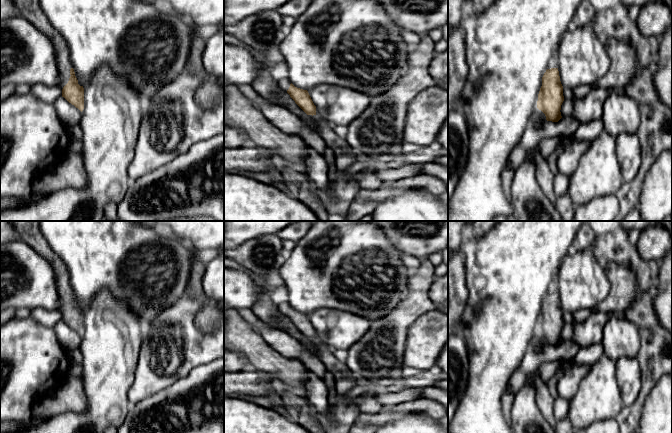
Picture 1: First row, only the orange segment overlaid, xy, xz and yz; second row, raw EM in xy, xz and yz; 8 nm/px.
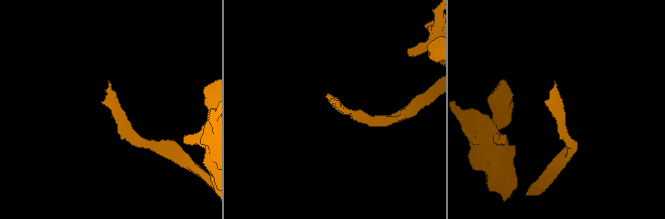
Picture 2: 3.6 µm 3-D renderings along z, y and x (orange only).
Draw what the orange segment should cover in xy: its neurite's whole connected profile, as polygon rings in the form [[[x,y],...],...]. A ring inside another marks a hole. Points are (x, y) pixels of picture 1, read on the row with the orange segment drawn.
[[[13,0],[13,2],[17,14],[31,22],[52,41],[61,77],[57,86],[62,89],[62,97],[82,112],[84,109],[84,88],[78,84],[65,40],[49,23],[46,15],[42,12],[39,0]]]

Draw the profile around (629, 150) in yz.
[[[603,130],[582,155],[575,172],[569,177],[568,195],[574,206],[584,205],[593,198],[616,194],[623,183],[631,182],[642,162],[642,145],[636,134],[621,133],[616,138]]]

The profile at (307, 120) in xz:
[[[312,115],[303,116],[300,119],[308,128],[317,132],[317,125],[315,123],[315,120],[312,118]]]

